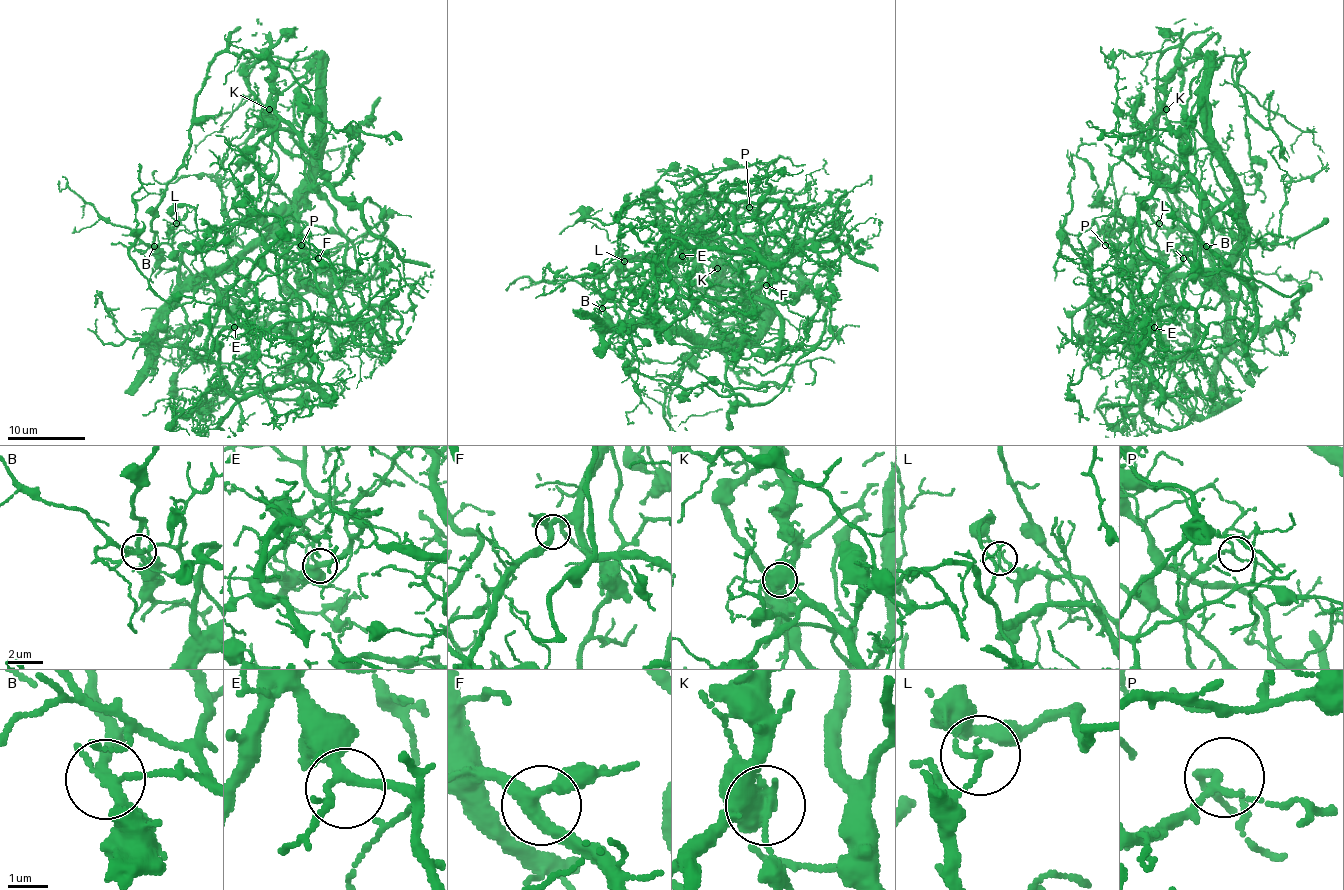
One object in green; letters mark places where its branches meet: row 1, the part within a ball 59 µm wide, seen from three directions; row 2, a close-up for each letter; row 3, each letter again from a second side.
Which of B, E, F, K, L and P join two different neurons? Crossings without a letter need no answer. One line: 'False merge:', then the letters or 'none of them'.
False merge: B, K, L

